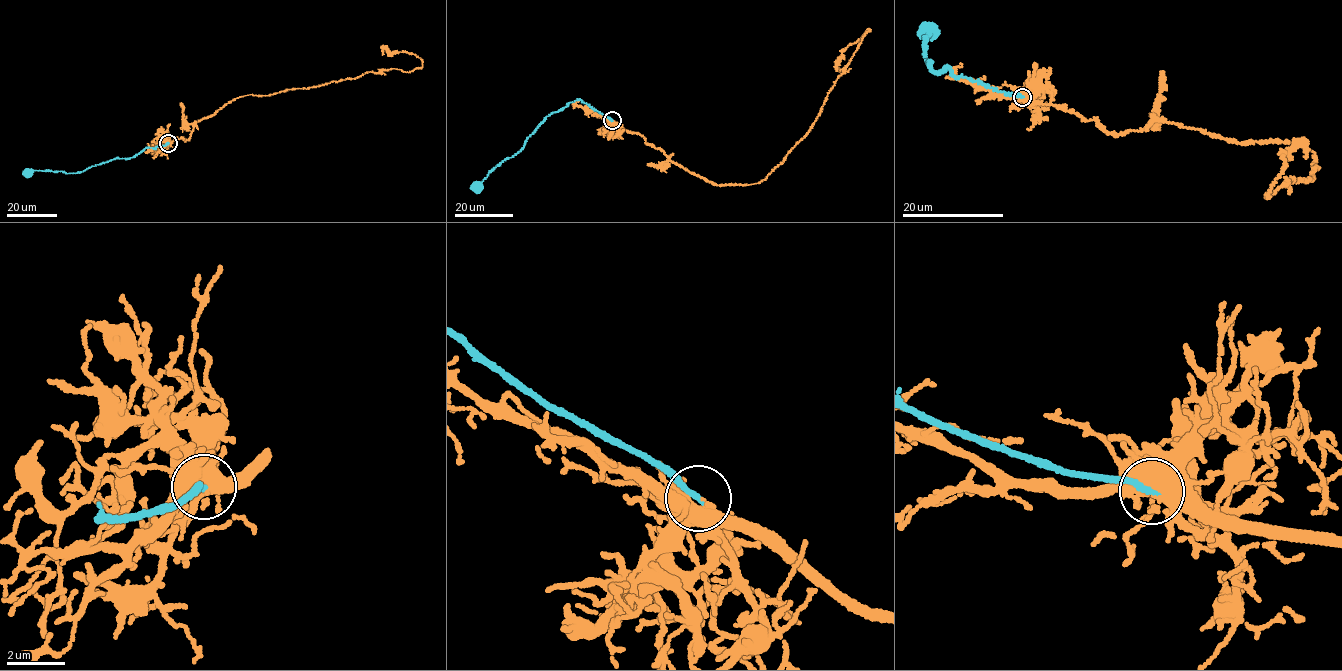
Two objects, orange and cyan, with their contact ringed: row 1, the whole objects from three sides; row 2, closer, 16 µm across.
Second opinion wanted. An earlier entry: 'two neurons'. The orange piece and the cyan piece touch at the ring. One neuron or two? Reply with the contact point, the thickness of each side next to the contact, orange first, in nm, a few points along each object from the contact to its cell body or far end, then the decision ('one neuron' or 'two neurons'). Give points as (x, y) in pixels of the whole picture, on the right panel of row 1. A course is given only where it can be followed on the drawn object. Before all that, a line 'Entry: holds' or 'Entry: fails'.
Entry: fails
place (1022, 97); calibres 400 and 220 nm; course orange (1022, 97), (1111, 134), (1154, 120), (1315, 154), (1313, 180), (1267, 197), (1282, 153), (1301, 141), (1306, 158); course cyan (1022, 97), (954, 76), (944, 66), (936, 72), (923, 56), (923, 42), (929, 31), (926, 29); one neuron

